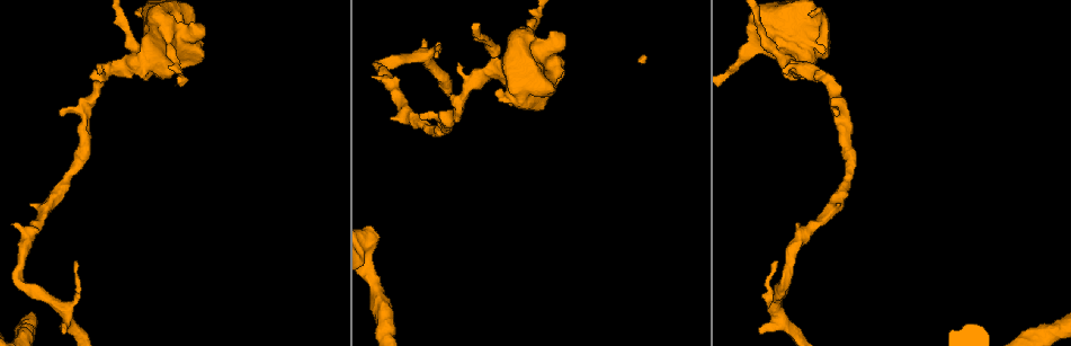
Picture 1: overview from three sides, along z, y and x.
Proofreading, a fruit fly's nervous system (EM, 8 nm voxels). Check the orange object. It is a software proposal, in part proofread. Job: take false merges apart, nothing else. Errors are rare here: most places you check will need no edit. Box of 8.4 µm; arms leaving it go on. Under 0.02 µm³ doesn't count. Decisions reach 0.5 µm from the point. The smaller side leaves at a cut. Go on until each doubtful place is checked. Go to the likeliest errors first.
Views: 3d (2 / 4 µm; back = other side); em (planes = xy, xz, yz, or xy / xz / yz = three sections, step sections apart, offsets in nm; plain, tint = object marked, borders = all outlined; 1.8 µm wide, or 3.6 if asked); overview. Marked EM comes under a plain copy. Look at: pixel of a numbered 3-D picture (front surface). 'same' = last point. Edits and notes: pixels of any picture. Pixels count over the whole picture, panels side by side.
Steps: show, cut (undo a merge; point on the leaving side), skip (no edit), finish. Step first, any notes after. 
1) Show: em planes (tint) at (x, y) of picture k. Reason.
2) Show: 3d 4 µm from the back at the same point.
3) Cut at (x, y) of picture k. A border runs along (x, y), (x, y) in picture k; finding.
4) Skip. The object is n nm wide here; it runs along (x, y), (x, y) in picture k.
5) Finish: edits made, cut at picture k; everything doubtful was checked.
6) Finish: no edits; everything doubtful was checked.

Show: em planes (tint) at (780, 33) of picture 1. Calibre changes.

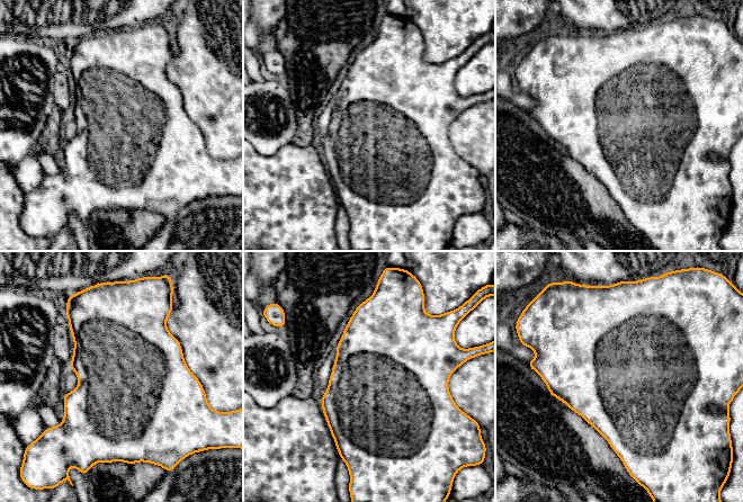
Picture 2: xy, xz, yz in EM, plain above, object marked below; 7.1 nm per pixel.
Skip. Continuous, no second neuron.

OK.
Show: 3d 4 µm at (548, 37) of picture 1. Calibre changes.

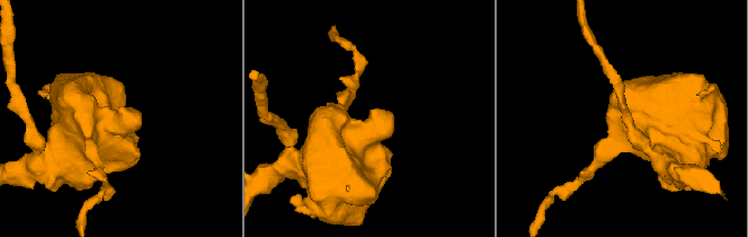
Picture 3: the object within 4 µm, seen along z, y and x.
Show: em 3.6 µm planes (tint) at (372, 120) of picture 3.

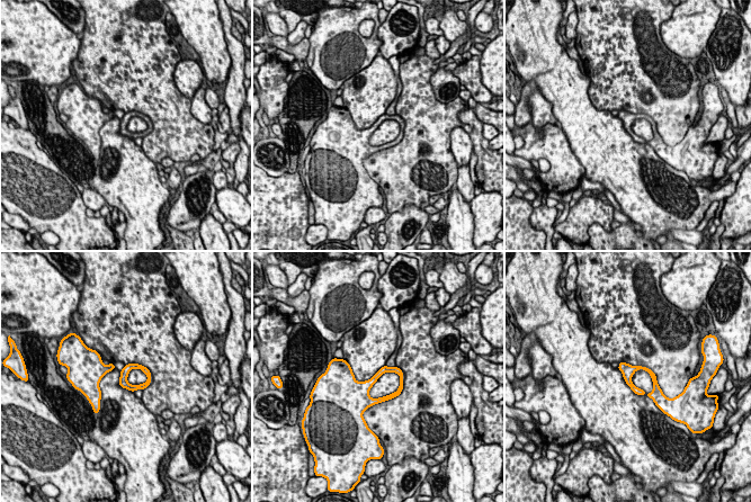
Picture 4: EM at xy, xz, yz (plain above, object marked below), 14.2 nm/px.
Skip. It runs along (622, 365), (637, 391), (655, 397) in picture 4; all the same neuron.

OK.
Show: 3d 4 µm at (136, 62) of picture 1. Calibre changes.

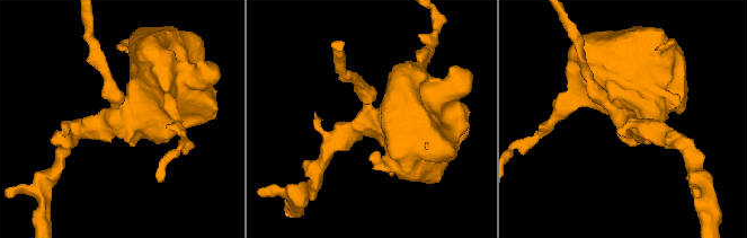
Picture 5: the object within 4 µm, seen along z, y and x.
Show: em 3.6 µm xy step 4 (tint) at (120, 124) of picture 5. 3 arms meet here; the arms are 220, 300, 900 nm wide; shape alone is not enough.

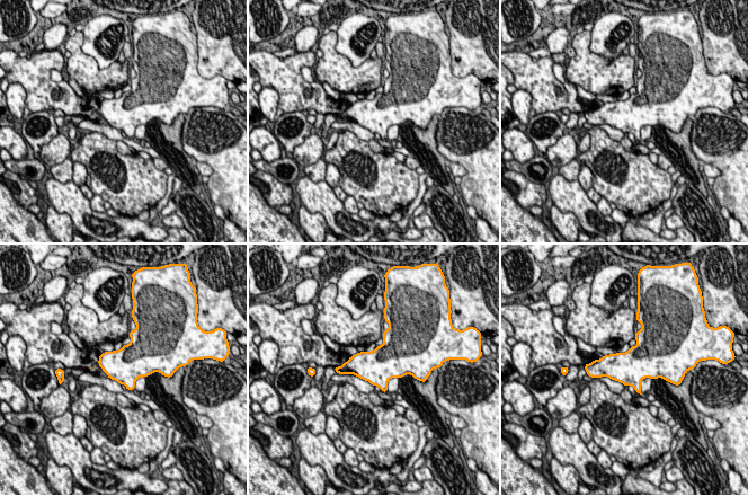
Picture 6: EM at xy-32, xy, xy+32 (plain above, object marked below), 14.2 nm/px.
Skip. The object is 480 nm wide here; continuous, no second neuron.

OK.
Show: em 3.6 µm xz step 4 (tint) at (542, 87) of picture 1. Calibre changes.

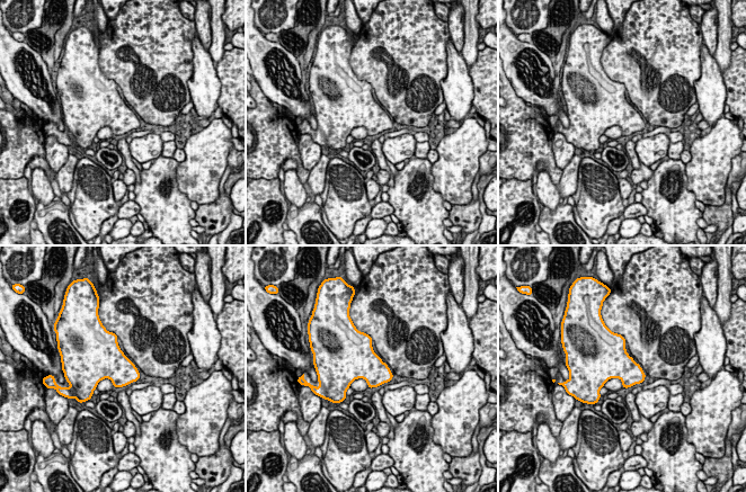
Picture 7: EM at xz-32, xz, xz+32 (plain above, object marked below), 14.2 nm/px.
Show: em 3.6 µm planes (tint) at the same point.

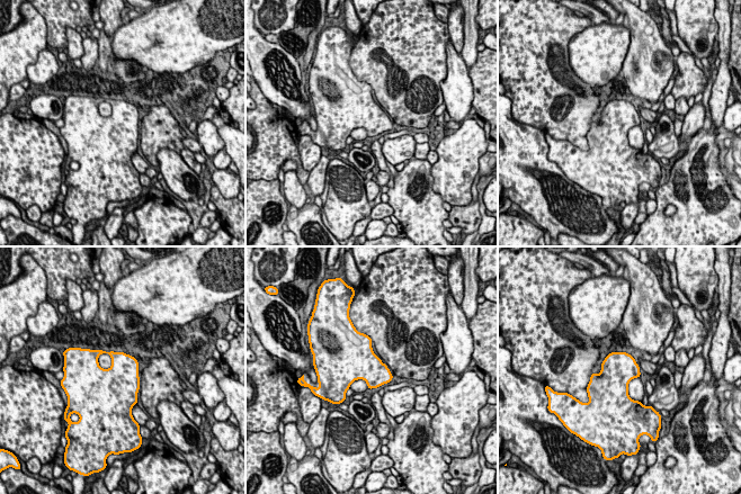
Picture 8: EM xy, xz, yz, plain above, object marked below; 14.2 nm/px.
Skip. All the same neuron.

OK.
Finish: no edits; everything doubtful was checked.

